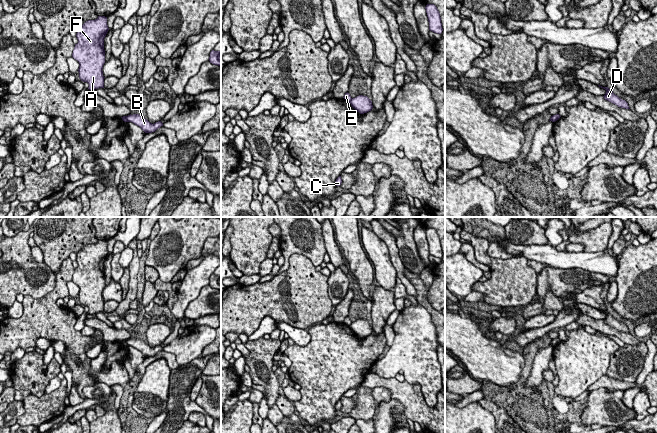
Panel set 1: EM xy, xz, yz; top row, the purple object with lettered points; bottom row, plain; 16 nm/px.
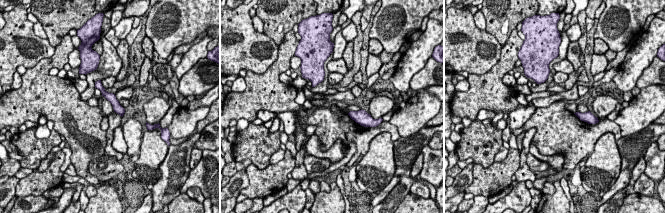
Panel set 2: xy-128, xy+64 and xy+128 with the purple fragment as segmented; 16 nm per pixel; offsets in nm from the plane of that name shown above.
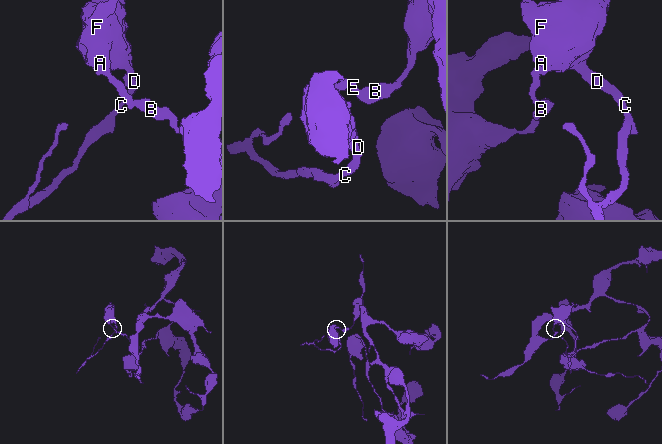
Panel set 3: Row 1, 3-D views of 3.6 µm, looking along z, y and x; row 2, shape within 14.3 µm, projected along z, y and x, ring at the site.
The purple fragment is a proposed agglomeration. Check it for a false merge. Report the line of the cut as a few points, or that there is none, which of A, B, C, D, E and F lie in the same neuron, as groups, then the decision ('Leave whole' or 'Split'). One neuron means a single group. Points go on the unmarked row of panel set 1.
Split along xy (125, 340), (127, 345). Groups: A C D E F / B. Split

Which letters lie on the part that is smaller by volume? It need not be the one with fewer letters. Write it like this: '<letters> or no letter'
A, C, D, E, F

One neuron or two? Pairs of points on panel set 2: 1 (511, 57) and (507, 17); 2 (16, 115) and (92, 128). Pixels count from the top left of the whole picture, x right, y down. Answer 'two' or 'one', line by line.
1: two
2: one

